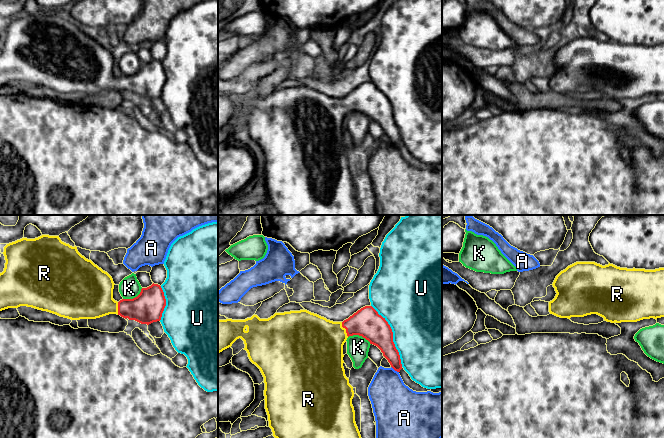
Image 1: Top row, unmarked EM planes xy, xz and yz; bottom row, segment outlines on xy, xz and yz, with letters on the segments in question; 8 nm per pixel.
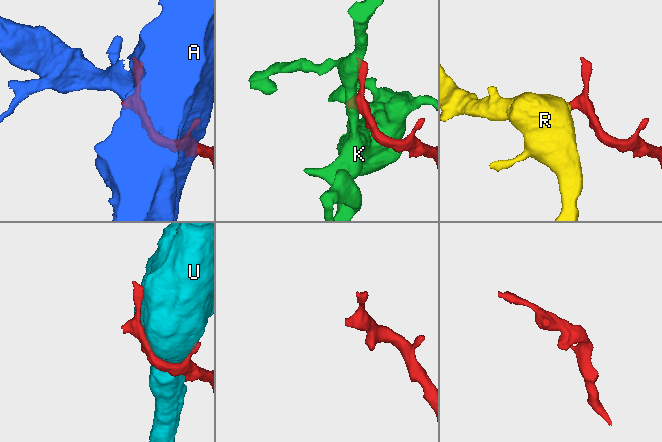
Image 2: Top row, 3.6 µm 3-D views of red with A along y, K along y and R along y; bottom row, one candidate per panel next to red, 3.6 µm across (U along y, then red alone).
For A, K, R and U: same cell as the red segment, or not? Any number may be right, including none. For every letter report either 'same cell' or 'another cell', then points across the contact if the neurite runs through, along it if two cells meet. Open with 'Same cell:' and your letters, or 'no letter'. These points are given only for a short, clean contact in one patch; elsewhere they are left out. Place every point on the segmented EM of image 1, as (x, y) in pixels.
Same cell: R
A: another cell
K: another cell
R: same cell; runs through xz (366, 322), (345, 328), (318, 343)
U: another cell

